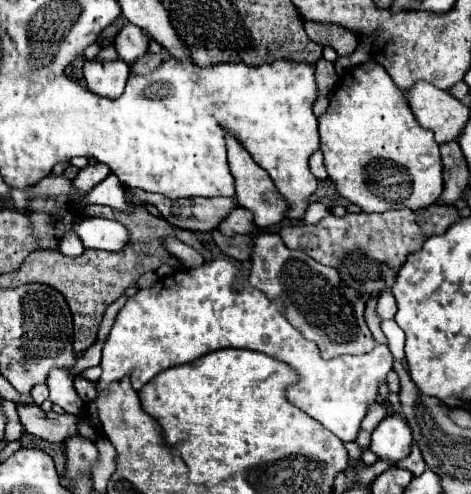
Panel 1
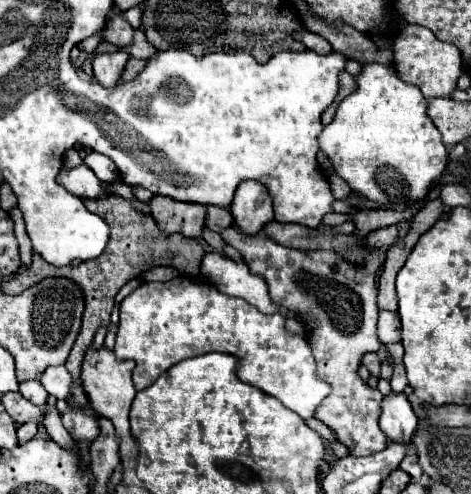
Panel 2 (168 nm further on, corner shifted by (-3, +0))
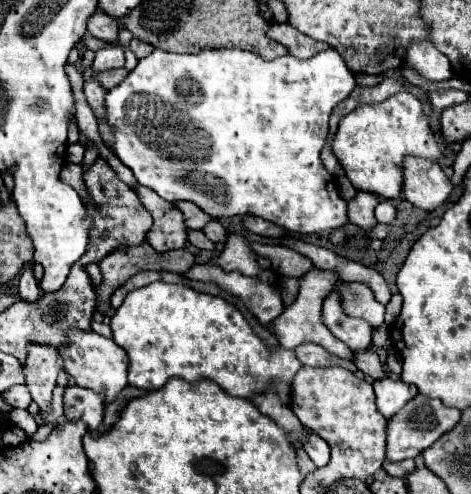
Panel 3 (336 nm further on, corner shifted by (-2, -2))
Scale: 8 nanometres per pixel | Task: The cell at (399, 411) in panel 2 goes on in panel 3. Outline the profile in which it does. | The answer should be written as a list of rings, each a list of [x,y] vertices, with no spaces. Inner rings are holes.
[[[389,376],[373,382],[373,388],[377,394],[377,408],[387,420],[395,416],[417,394],[417,388],[413,388],[411,384],[405,384],[401,378],[393,380]]]

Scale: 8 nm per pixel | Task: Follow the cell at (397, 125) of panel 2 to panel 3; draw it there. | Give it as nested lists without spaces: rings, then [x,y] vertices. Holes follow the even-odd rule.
[[[405,90],[393,94],[381,104],[363,104],[351,114],[343,116],[333,138],[333,152],[357,190],[373,192],[387,200],[401,194],[405,156],[413,154],[431,162],[441,158],[437,136],[429,128],[423,114],[423,104]]]

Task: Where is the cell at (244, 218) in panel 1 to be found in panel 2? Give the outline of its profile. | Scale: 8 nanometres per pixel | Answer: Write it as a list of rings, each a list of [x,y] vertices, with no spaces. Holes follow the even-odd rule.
[[[208,206],[206,208],[206,226],[214,232],[222,232],[230,226],[234,226],[234,218],[226,208],[218,208],[218,206]]]

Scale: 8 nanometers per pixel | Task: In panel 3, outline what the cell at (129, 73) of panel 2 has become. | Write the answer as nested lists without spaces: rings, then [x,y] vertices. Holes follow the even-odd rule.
[[[119,68],[119,70],[113,70],[113,72],[95,72],[95,80],[105,88],[105,90],[111,90],[115,88],[129,72],[125,68]]]

